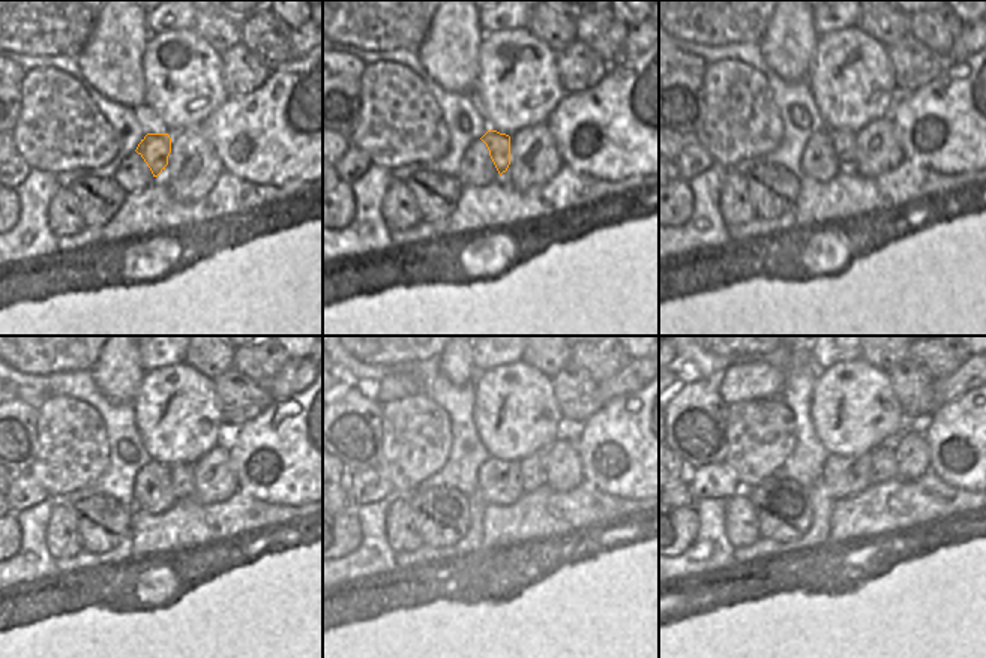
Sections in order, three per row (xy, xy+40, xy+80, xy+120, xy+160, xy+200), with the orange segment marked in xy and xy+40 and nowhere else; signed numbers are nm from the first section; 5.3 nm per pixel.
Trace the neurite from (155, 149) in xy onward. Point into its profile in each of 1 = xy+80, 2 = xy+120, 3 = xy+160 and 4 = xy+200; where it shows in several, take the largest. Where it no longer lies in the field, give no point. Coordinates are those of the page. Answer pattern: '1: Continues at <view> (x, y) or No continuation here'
1: Continues at xy+80 (842, 141)
2: Continues at xy+120 (180, 472)
3: Continues at xy+160 (533, 472)
4: Continues at xy+200 (883, 466).

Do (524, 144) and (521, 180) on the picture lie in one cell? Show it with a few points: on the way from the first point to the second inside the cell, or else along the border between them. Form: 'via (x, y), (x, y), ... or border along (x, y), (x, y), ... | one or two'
via (524, 153), (523, 171) | one

